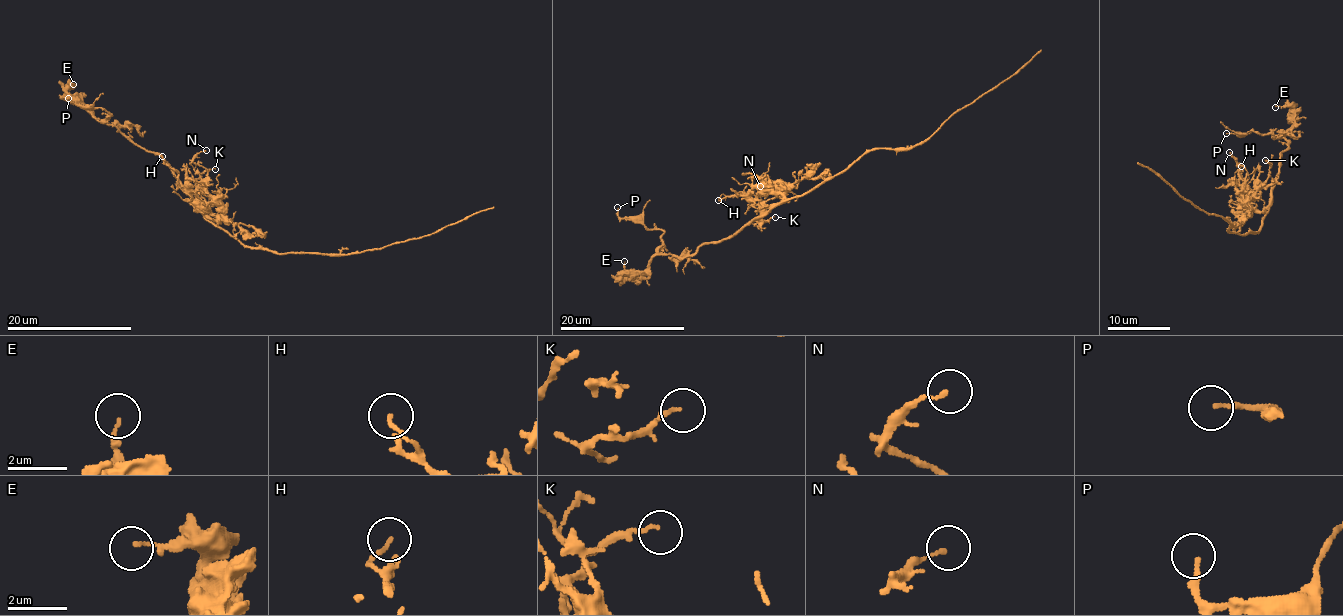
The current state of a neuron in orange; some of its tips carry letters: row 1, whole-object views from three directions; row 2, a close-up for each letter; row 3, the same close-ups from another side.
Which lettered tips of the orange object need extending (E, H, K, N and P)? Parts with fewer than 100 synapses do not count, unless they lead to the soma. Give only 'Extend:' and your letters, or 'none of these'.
Extend: none of these

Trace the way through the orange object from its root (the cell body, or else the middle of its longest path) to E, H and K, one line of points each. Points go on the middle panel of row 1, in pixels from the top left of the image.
E: (815, 186), (775, 205), (736, 234), (704, 243), (690, 255), (655, 255), (642, 272), (620, 275), (624, 261)
H: (815, 186), (782, 203), (756, 209), (751, 205), (754, 203), (739, 195), (718, 200)
K: (815, 186), (782, 203), (778, 194), (759, 193), (760, 221), (775, 217)

